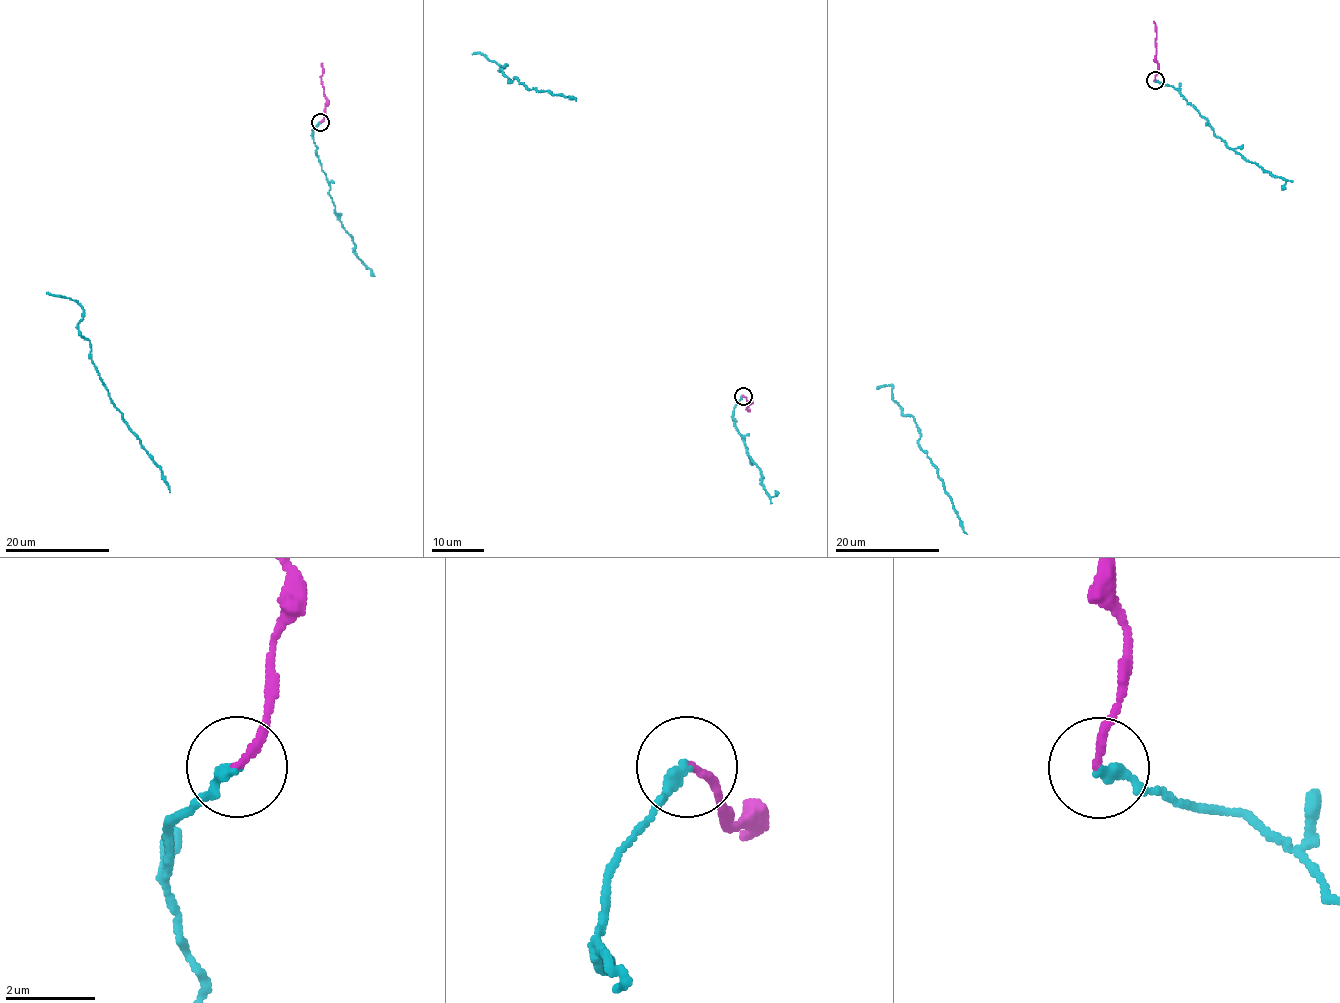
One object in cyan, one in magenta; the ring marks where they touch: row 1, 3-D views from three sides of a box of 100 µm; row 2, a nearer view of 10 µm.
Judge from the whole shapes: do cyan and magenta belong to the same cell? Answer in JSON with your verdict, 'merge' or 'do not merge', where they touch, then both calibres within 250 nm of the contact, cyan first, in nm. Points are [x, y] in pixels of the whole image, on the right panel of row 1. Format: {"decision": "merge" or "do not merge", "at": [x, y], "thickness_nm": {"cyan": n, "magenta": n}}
{"decision": "merge", "at": [1155, 80], "thickness_nm": {"cyan": 240, "magenta": 160}}

